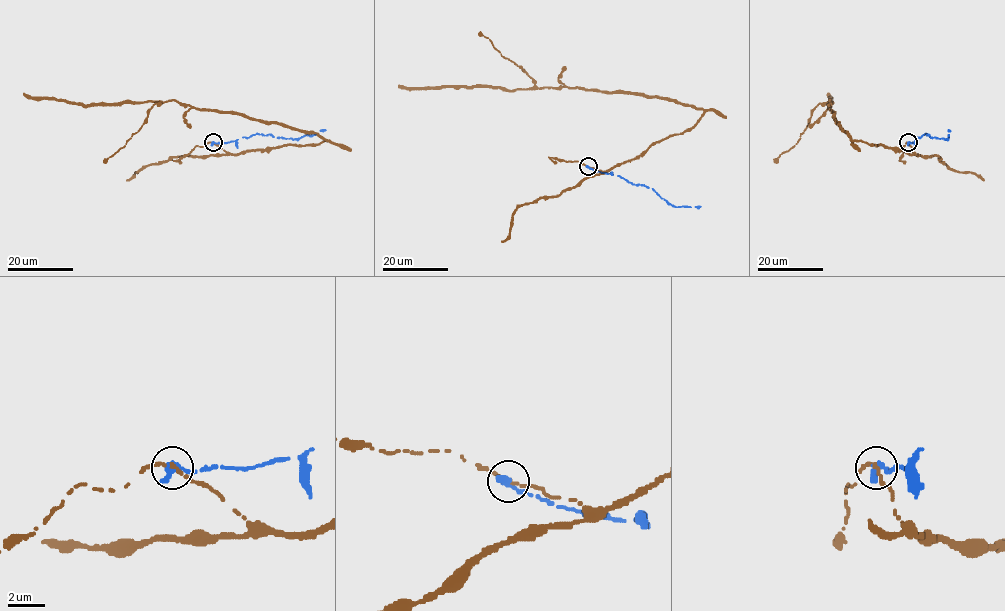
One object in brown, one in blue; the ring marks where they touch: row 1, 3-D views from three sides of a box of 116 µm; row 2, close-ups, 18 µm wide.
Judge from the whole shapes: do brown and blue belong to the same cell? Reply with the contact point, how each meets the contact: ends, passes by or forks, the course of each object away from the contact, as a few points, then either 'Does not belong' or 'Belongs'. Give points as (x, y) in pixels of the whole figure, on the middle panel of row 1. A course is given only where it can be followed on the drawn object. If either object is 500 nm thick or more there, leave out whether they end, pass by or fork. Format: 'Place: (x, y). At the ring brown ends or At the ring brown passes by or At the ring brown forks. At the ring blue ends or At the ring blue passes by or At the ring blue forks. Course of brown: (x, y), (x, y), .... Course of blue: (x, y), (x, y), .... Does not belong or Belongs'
Place: (588, 166). At the ring brown passes by. At the ring blue ends. Course of brown: (588, 166), (609, 170), (638, 158), (658, 141), (688, 131), (704, 111), (656, 97), (571, 87), (399, 85). Course of blue: (588, 166), (653, 188), (675, 207), (701, 207). Does not belong

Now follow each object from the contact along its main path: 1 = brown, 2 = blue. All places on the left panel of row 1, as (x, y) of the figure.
1: (213, 143), (238, 154), (329, 141), (310, 131), (196, 109), (174, 100), (78, 105), (24, 93)
2: (213, 143), (236, 141), (255, 134), (293, 139), (326, 129)

